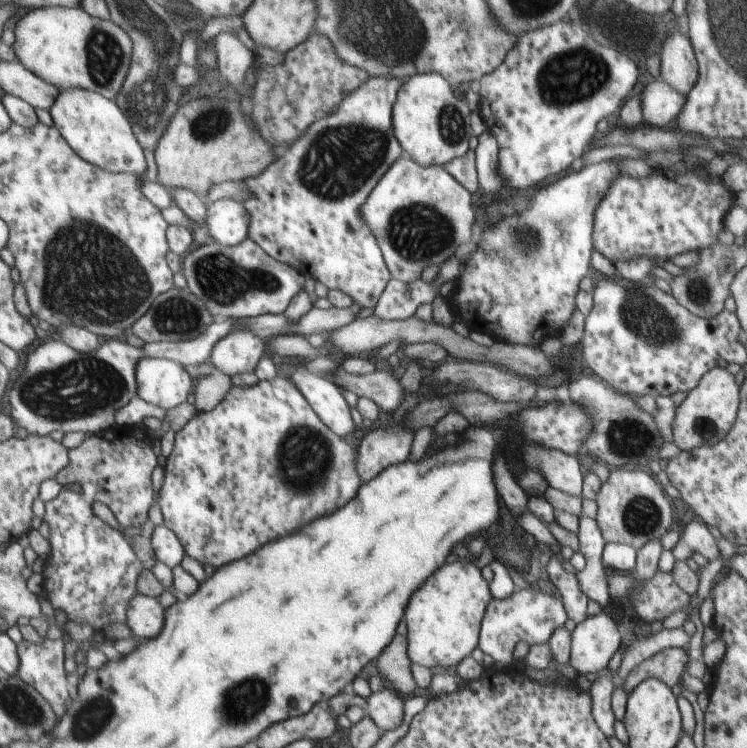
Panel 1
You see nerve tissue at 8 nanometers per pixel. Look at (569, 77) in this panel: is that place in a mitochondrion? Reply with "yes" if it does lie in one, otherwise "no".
yes

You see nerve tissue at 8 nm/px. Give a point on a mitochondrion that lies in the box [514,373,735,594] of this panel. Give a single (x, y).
(628, 439)

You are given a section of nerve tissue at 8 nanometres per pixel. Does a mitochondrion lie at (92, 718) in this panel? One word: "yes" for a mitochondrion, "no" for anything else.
yes

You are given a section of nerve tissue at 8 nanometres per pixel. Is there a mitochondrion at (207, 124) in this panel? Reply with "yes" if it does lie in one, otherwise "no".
yes

